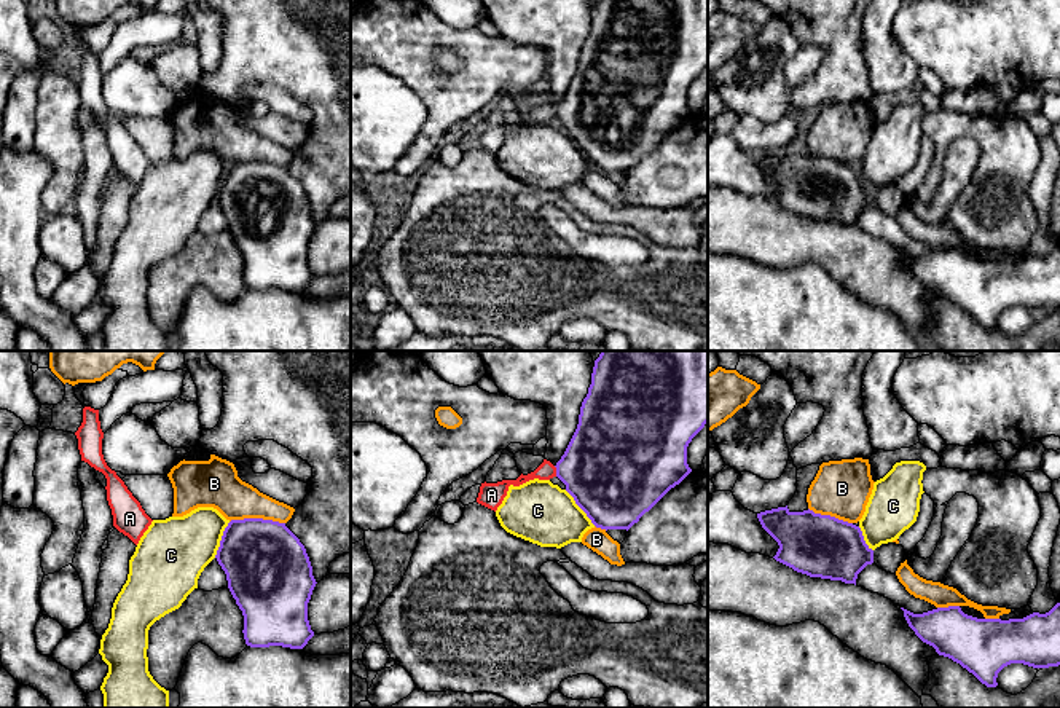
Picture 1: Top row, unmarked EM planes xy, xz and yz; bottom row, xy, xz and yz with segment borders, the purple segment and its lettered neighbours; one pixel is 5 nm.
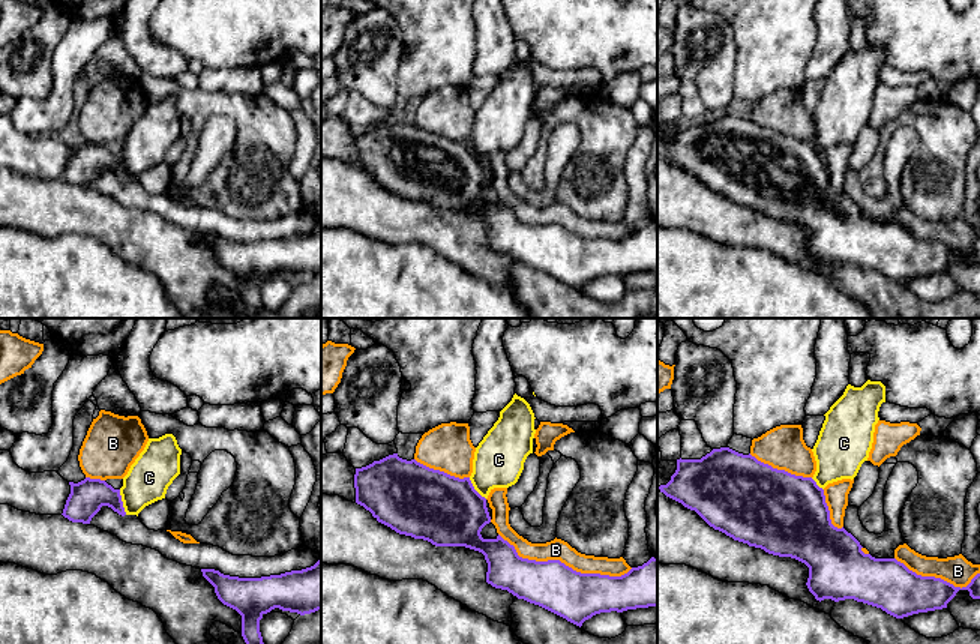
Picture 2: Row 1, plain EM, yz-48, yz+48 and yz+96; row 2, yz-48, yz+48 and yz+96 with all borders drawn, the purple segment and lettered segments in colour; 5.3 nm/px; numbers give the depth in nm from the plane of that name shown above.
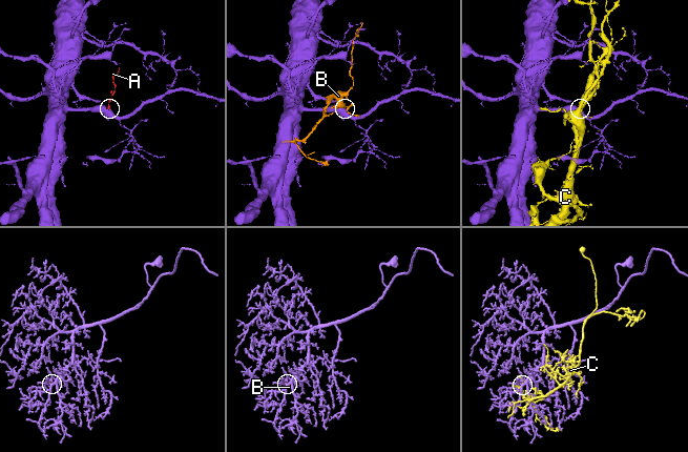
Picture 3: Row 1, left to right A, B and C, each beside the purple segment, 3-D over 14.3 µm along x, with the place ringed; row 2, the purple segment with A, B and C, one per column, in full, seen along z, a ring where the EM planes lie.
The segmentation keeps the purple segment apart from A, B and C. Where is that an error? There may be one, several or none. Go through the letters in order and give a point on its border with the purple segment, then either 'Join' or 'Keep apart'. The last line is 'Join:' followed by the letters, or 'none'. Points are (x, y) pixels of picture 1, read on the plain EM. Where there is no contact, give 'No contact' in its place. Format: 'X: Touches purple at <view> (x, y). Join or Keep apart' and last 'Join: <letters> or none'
A: Touches purple at xz (557, 114). Join
B: Touches purple at xy (257, 161). Keep apart
C: Touches purple at xy (222, 182). Keep apart
Join: A

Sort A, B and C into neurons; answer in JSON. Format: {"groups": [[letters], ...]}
{"groups": [["A"], ["B"], ["C"]]}

